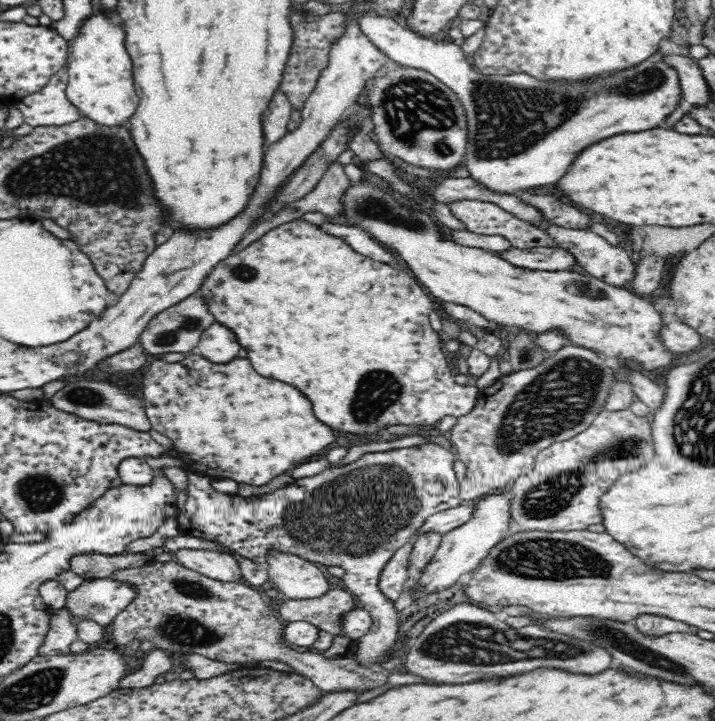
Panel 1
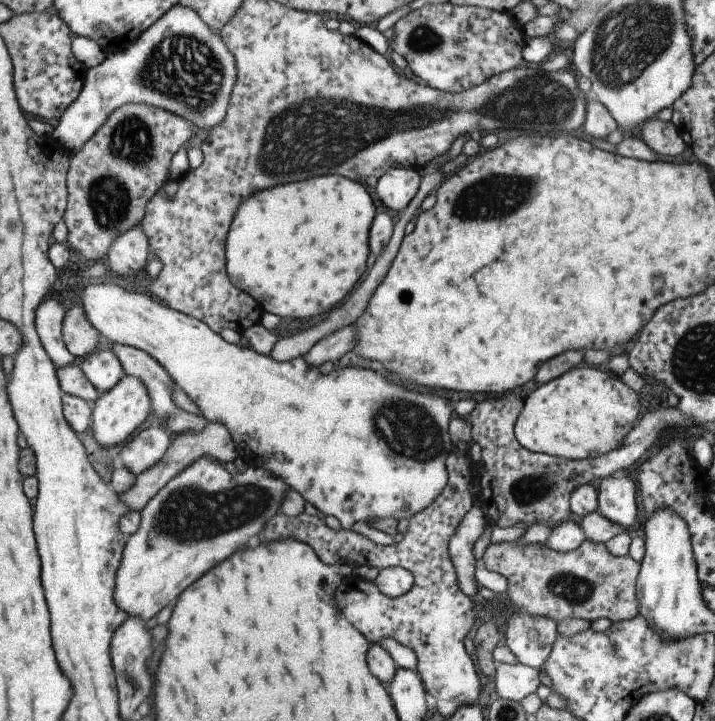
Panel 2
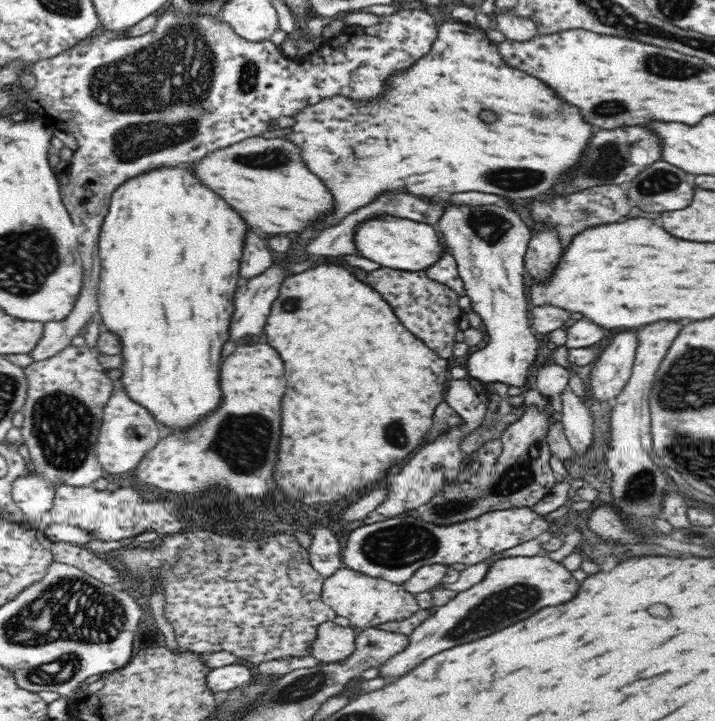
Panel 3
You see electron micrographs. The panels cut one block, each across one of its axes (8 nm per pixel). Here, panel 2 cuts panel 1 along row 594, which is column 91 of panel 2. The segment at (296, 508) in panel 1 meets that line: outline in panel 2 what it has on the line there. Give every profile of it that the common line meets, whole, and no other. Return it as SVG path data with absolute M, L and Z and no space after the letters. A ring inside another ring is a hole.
M104 344L76 362L89 384L92 384L100 395L113 388L123 376L122 366Z

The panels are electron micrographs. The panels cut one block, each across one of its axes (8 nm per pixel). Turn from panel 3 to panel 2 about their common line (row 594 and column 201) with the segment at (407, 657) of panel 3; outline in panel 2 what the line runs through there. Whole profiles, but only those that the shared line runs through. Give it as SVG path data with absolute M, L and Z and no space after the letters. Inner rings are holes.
M208 455L188 464L138 510L138 527L124 540L114 572L112 599L128 617L150 623L185 586L215 562L245 546L280 511L283 492L290 488L280 477L261 467L247 467L243 472L230 474L222 465L203 456Z

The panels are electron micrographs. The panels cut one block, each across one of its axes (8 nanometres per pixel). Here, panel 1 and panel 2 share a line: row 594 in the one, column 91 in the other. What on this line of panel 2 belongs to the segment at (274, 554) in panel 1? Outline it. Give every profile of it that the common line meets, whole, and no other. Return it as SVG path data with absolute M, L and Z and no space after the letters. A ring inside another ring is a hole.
M93 284L80 290L72 302L81 303L87 320L100 332L103 342L129 345L152 356L197 406L203 422L224 424L236 456L248 467L261 467L280 477L299 492L311 511L331 514L345 530L351 530L355 521L365 518L409 519L431 504L447 484L444 460L450 447L448 422L454 408L451 400L429 391L409 390L369 368L335 365L331 372L323 374L319 368L309 366L303 355L277 362L253 349L223 341L203 321L162 306L155 298L138 294L139 289Z

